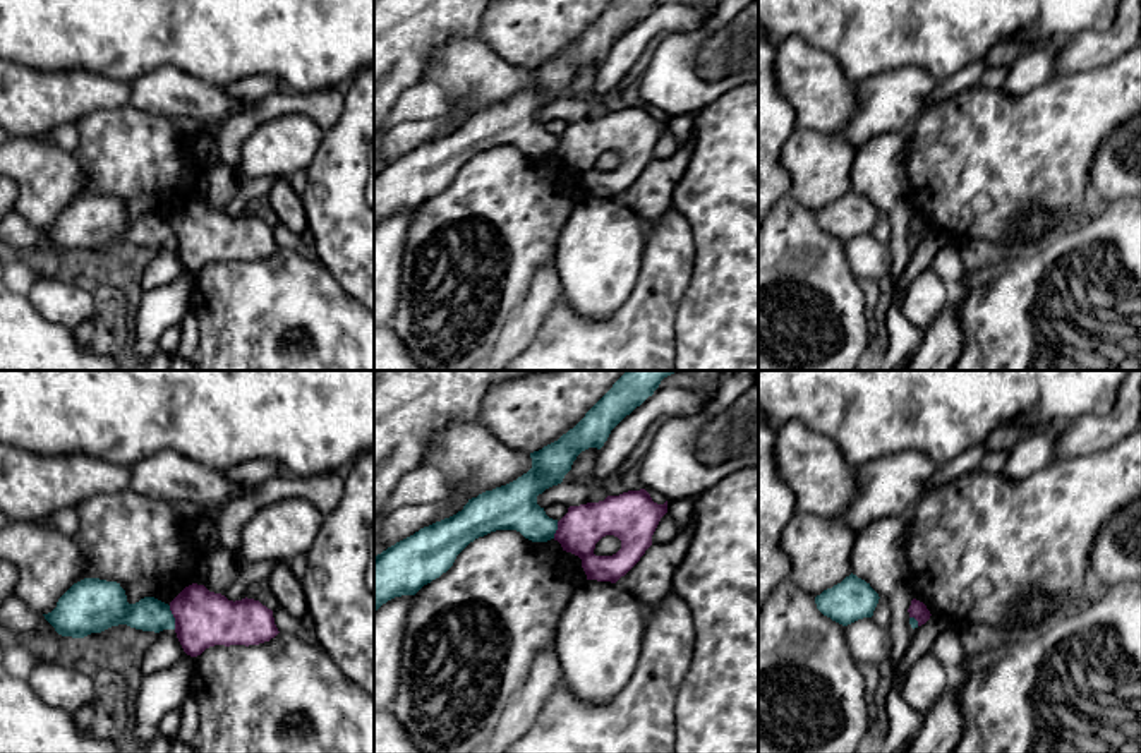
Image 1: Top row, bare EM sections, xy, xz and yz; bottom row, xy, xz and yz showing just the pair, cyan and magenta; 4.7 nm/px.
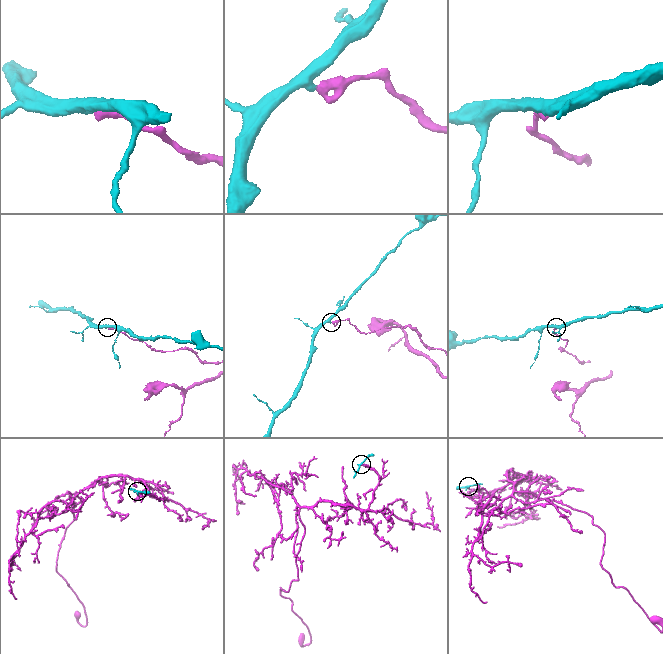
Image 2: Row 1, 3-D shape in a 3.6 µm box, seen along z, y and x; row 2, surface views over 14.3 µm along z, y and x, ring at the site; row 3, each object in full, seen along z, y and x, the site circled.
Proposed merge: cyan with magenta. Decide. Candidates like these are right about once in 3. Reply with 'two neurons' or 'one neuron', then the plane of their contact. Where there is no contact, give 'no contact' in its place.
two neurons | xy

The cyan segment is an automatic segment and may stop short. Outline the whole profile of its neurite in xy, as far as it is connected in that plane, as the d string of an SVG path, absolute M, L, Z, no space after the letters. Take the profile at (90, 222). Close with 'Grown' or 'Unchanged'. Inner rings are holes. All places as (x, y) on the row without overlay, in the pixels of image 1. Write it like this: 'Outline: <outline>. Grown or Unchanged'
Outline: M100 194L74 199L58 214L57 223L43 232L58 250L72 254L84 254L118 240L154 249L175 245L168 220L154 213L129 220L120 199Z. Unchanged

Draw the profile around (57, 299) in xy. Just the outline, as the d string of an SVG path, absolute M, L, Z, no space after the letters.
M67 273L36 276L26 298L41 317L70 329L96 319L93 297Z

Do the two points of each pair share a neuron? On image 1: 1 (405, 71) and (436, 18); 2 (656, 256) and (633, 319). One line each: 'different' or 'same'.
1: same
2: same

